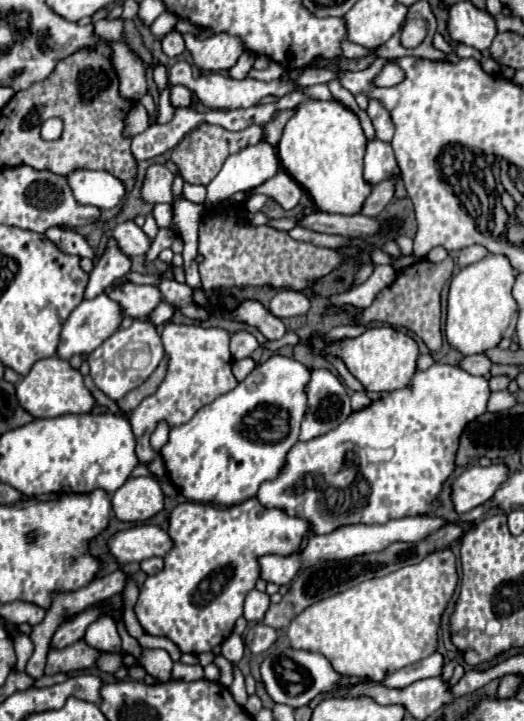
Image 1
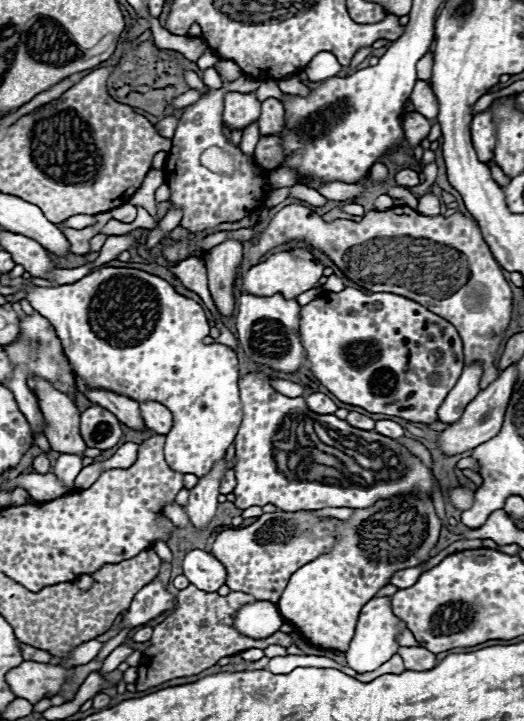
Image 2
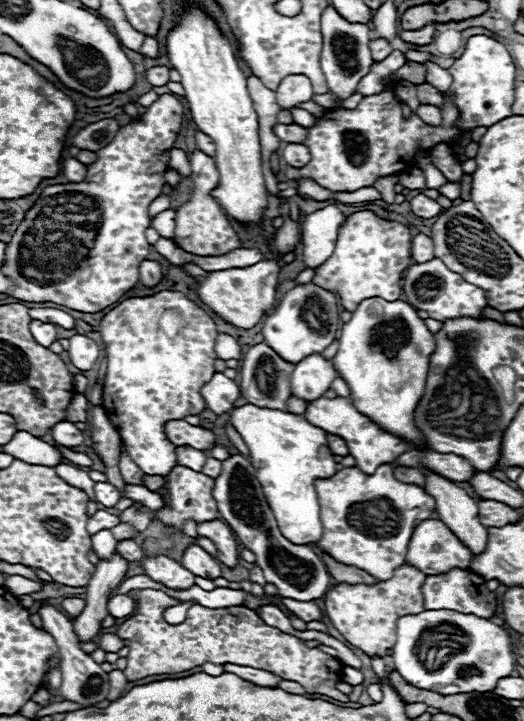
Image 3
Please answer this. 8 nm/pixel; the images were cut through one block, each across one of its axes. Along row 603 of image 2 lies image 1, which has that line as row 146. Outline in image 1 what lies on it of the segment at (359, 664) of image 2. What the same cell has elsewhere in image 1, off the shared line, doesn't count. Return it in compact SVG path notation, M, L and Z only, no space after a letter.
M380 140L368 142L366 158L364 158L364 178L372 184L378 184L380 180L396 172L398 172L398 164L396 164L392 146Z

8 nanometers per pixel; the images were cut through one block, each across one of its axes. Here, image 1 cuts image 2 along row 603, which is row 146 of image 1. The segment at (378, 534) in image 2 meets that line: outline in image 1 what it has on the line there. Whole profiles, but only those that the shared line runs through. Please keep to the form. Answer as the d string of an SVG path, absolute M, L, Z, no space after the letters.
M304 100L298 112L290 118L278 144L282 168L310 194L316 208L322 212L354 216L362 212L366 198L372 194L372 184L364 182L364 146L368 138L362 132L360 120L340 102Z

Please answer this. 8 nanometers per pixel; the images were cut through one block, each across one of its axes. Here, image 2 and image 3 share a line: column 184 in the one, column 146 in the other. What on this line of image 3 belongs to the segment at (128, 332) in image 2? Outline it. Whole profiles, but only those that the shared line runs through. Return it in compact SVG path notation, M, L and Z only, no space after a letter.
M158 292L146 298L128 298L110 310L100 322L100 334L106 344L108 370L102 386L104 412L118 430L126 444L126 452L132 462L144 474L166 476L176 464L176 446L168 440L164 426L168 420L182 420L186 416L198 416L206 410L206 402L200 394L202 386L216 374L214 342L218 336L214 320L188 300L182 292Z

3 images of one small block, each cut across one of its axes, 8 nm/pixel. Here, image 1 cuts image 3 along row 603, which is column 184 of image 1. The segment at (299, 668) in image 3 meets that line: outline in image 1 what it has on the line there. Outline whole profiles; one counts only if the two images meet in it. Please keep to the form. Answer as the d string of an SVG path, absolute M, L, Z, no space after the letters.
M208 122L198 124L192 132L188 132L180 144L172 150L172 162L182 170L182 176L190 184L208 184L216 174L218 166L224 164L228 152L240 152L244 146L252 146L252 126L240 132L228 132L222 126L214 126Z

